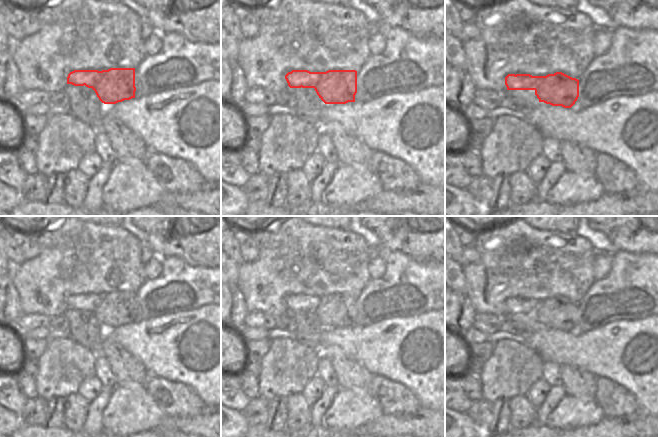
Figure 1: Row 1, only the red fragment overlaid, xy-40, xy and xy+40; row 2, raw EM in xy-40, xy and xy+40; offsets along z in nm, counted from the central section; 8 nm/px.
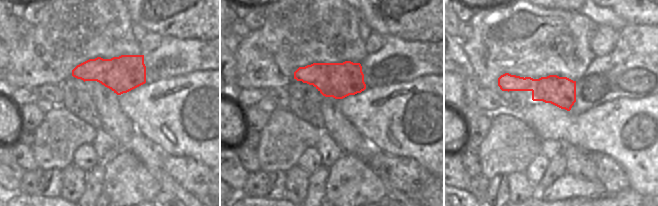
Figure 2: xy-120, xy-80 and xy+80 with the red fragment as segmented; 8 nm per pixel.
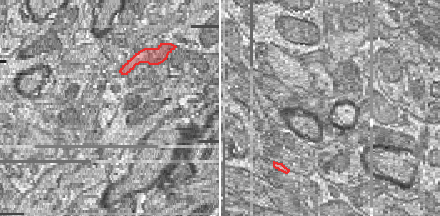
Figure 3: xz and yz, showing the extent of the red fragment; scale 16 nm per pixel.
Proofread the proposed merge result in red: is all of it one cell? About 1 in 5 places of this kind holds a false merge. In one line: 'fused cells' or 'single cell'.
fused cells

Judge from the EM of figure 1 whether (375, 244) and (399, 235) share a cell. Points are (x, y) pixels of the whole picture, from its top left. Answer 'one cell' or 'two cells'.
two cells

